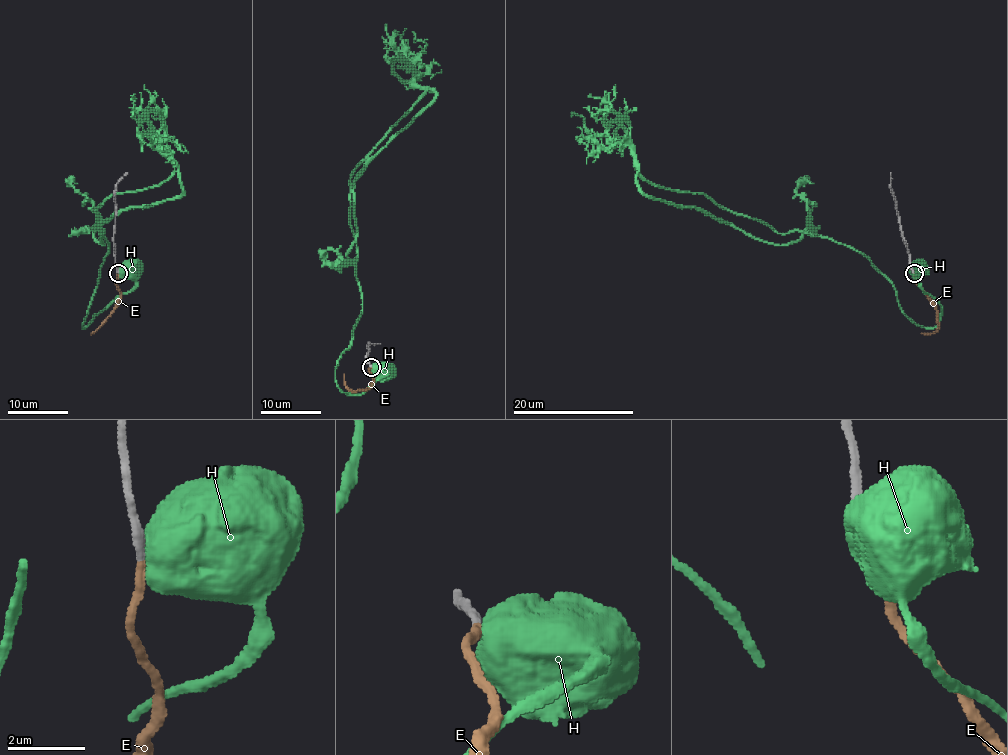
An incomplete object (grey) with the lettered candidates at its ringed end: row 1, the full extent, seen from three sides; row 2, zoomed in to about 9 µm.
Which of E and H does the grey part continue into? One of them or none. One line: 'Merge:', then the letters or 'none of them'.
Merge: E

